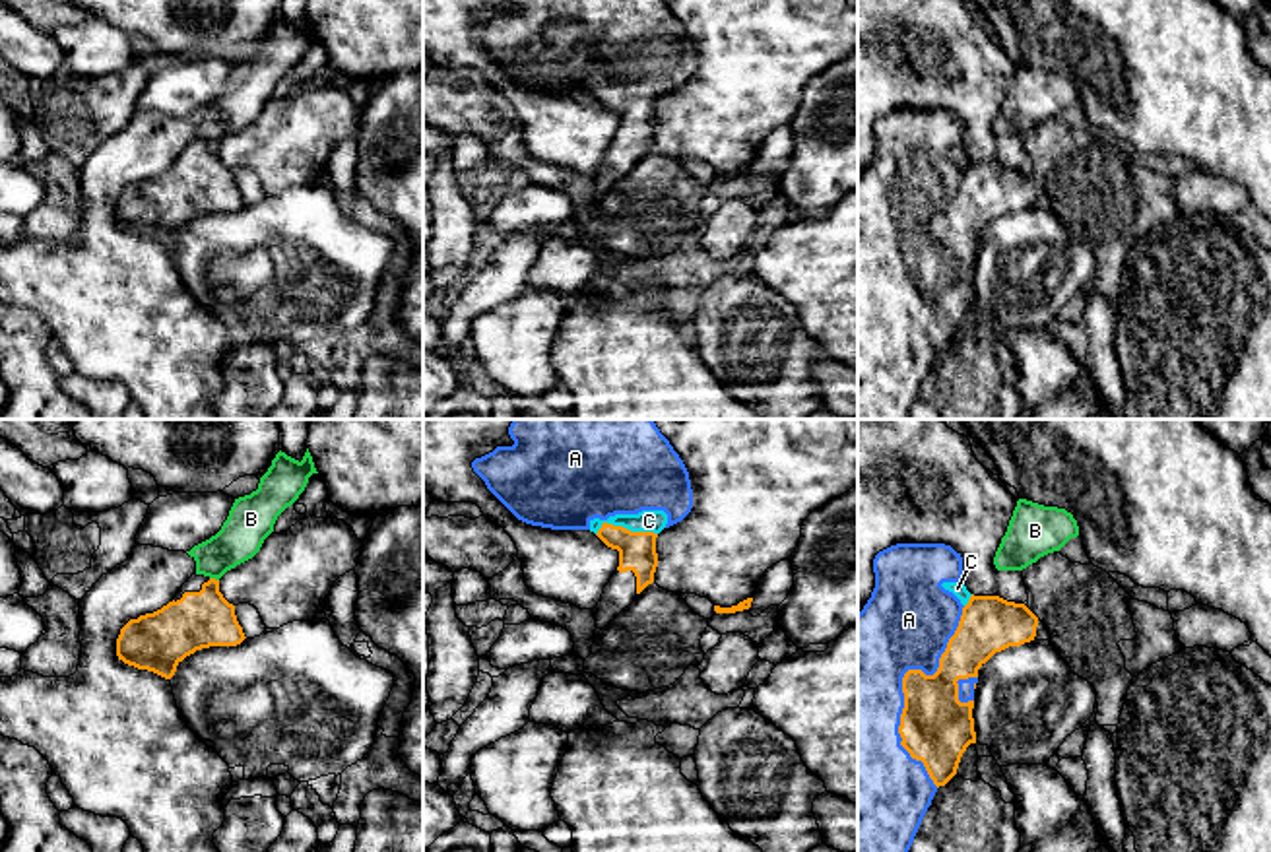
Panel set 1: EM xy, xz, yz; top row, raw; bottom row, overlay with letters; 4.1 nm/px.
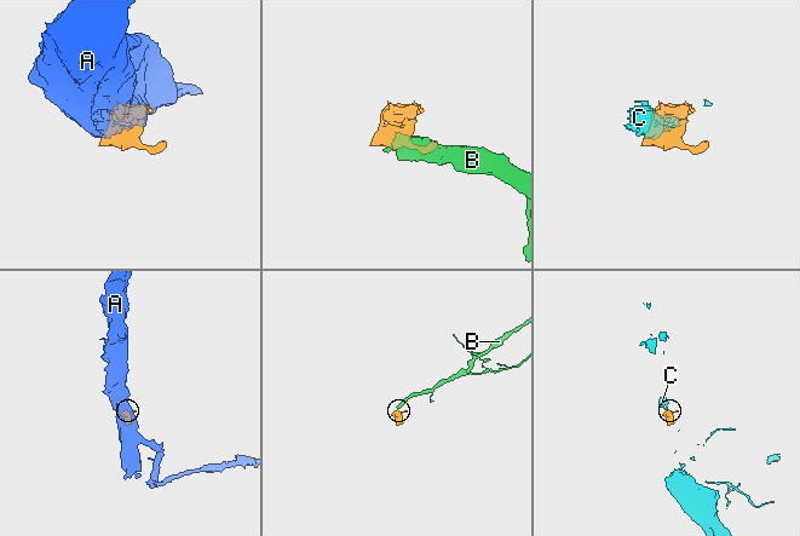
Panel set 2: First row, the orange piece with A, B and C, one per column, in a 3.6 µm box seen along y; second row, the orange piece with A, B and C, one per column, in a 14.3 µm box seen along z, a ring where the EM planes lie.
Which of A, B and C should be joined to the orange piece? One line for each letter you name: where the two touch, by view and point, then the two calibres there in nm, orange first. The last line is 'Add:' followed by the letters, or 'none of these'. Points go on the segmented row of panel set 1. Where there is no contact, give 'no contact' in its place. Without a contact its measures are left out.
A: yz (903, 686) | 300/400 nm
C: xz (625, 528) | 160/100 nm
Add: A, C

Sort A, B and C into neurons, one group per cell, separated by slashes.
A C / B

